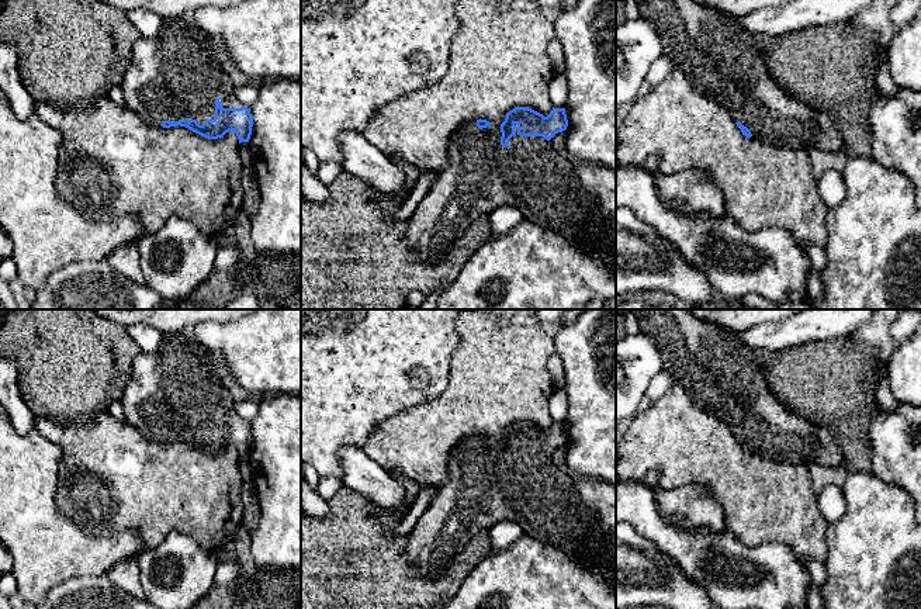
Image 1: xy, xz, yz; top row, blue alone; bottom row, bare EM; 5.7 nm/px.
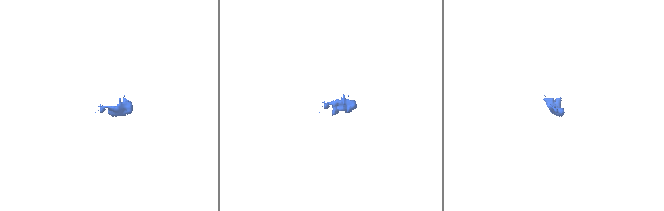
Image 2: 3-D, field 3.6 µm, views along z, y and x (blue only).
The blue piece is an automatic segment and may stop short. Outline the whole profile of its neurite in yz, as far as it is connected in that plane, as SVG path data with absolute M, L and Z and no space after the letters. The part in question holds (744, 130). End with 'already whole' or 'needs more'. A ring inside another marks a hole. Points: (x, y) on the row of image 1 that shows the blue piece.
M636 0L636 1L638 3L640 7L640 17L647 20L659 35L662 44L662 56L668 58L672 62L674 68L678 68L699 91L704 93L707 97L719 103L735 121L742 135L775 146L804 148L807 150L817 148L820 150L828 150L828 152L838 152L844 149L842 134L837 127L837 124L834 122L832 117L824 111L817 111L806 105L804 103L792 97L778 86L778 83L772 79L761 52L755 46L755 37L747 32L741 27L737 18L734 18L730 14L724 14L709 7L703 7L693 0Z; needs more

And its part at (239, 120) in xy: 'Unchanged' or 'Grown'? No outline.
Grown

